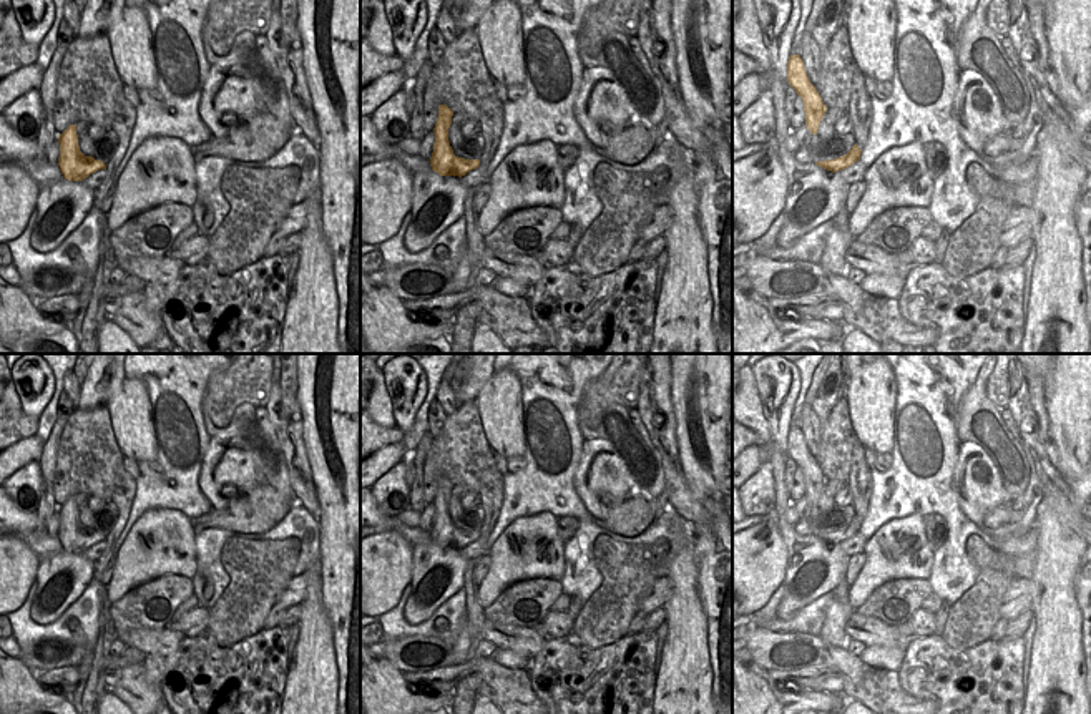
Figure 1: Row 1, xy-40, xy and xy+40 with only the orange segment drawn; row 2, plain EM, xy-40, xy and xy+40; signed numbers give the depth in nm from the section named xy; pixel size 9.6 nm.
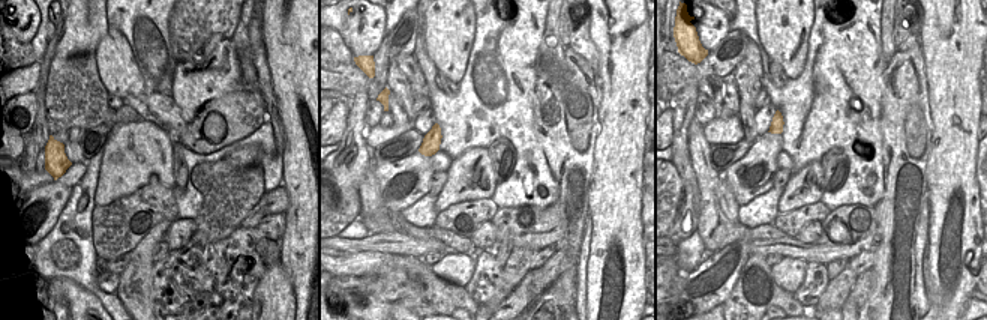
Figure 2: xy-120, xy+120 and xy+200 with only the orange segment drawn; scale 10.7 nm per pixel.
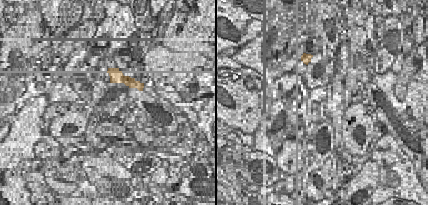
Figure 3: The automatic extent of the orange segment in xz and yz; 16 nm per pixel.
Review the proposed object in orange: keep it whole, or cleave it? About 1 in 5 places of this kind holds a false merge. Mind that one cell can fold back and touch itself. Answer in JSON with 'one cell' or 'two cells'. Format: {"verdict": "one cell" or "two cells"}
{"verdict": "one cell"}

